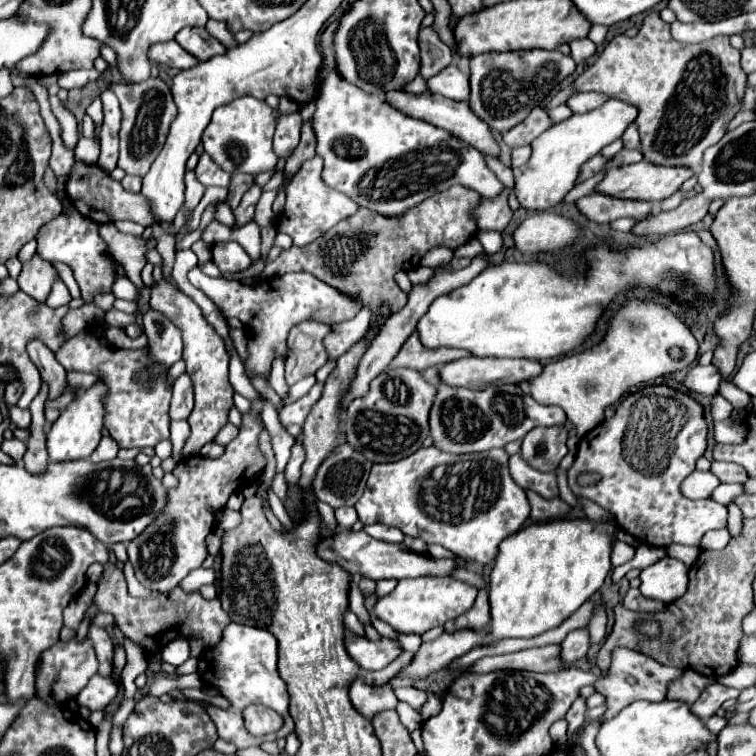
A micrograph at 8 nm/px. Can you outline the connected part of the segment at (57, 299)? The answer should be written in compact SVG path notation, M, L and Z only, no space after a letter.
M55 279L53 289L51 289L51 293L49 293L49 297L47 297L45 303L49 307L61 307L61 305L67 305L69 301L71 301L71 295L69 295L65 283L61 279Z

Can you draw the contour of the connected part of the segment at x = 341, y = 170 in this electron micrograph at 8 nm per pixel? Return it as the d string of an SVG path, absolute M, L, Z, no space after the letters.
M337 69L327 75L327 81L323 81L315 105L317 109L313 113L313 131L317 137L317 155L323 159L323 181L327 187L333 187L335 191L355 199L355 203L361 207L367 207L385 217L399 217L427 197L453 185L469 187L485 199L493 199L499 195L499 191L505 189L495 173L487 167L485 155L475 151L475 147L459 141L451 133L431 123L399 113L399 109L387 103L385 93L369 95L363 89L347 83Z

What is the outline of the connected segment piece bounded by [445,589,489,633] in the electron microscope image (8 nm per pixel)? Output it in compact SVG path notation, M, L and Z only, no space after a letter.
M481 589L477 595L477 601L471 611L463 613L455 621L449 621L445 625L445 631L459 631L459 629L485 629L489 625L489 601L487 601L487 591Z

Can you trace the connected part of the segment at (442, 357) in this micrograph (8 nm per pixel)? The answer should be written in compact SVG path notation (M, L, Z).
M417 331L405 341L405 345L401 347L401 351L397 353L397 357L391 361L389 367L409 367L415 371L425 371L427 367L435 367L435 365L443 365L449 361L455 361L459 357L467 357L471 355L469 351L459 351L459 349L449 349L449 347L439 347L439 349L427 349L423 347L423 343L419 343L419 335Z

